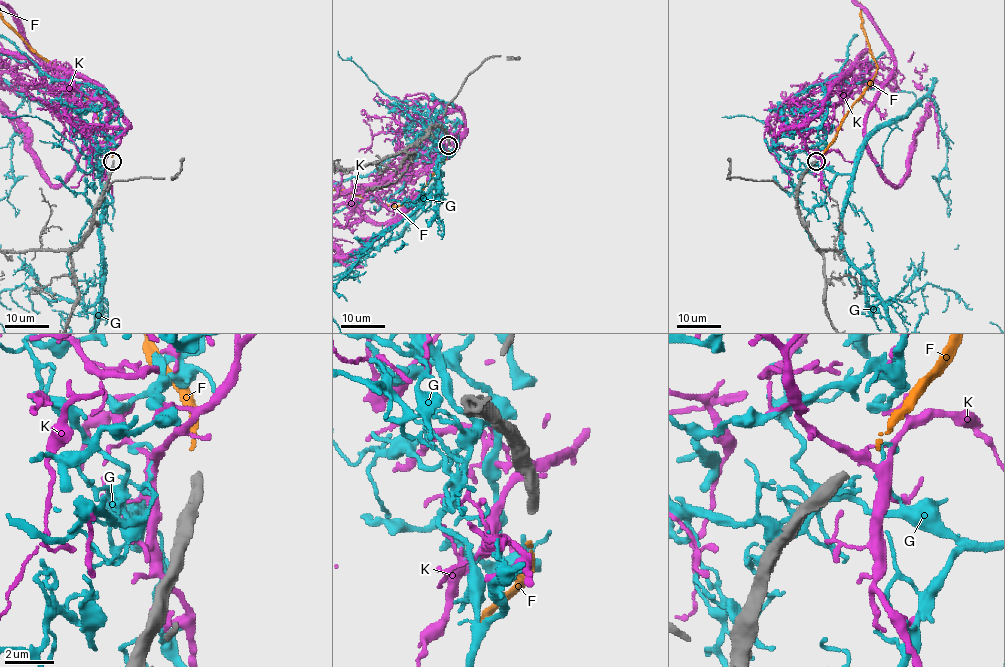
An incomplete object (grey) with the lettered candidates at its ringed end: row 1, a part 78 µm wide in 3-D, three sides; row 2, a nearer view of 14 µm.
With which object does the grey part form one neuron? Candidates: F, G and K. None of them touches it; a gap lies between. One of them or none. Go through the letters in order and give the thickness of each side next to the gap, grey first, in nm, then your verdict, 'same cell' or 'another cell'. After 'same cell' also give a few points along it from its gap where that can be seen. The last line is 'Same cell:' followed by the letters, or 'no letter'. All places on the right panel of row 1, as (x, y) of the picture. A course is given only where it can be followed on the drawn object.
F: 400 nm thick on the grey side, 120 nm on the other; same cell
G: 400 nm thick on the grey side, 180 nm on the other; another cell
K: 400 nm thick on the grey side, 360 nm on the other; another cell
Same cell: F

